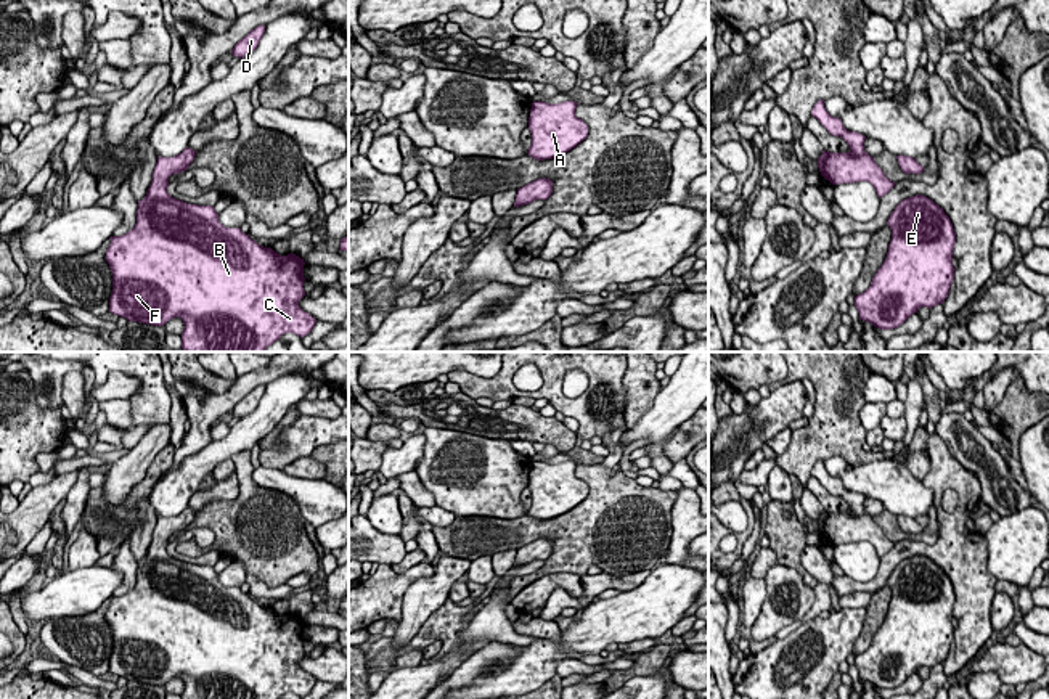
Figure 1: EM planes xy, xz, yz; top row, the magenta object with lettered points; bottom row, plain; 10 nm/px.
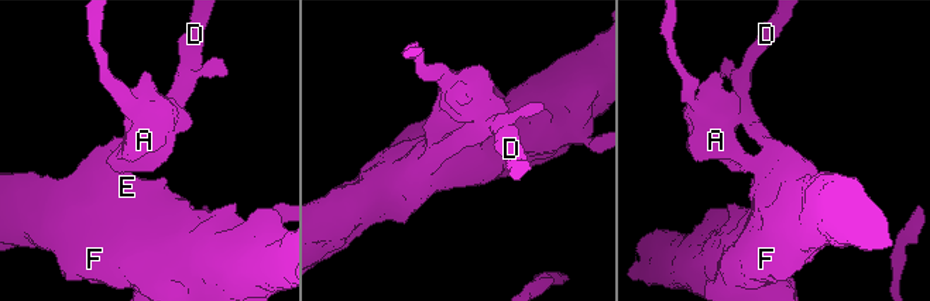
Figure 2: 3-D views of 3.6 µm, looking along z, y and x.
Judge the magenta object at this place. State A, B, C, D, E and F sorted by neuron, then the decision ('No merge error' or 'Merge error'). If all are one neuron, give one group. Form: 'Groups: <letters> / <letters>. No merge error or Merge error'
Groups: A B C D E F. No merge error

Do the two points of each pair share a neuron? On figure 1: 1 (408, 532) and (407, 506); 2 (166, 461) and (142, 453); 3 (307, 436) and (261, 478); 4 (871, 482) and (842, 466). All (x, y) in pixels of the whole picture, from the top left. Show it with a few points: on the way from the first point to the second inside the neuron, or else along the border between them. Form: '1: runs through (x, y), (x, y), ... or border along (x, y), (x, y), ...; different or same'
1: runs through (408, 526), (408, 513); same
2: border along (169, 441), (156, 455), (146, 474), (132, 489); different
3: border along (261, 465), (281, 471); different
4: runs through (863, 478), (848, 474); same

